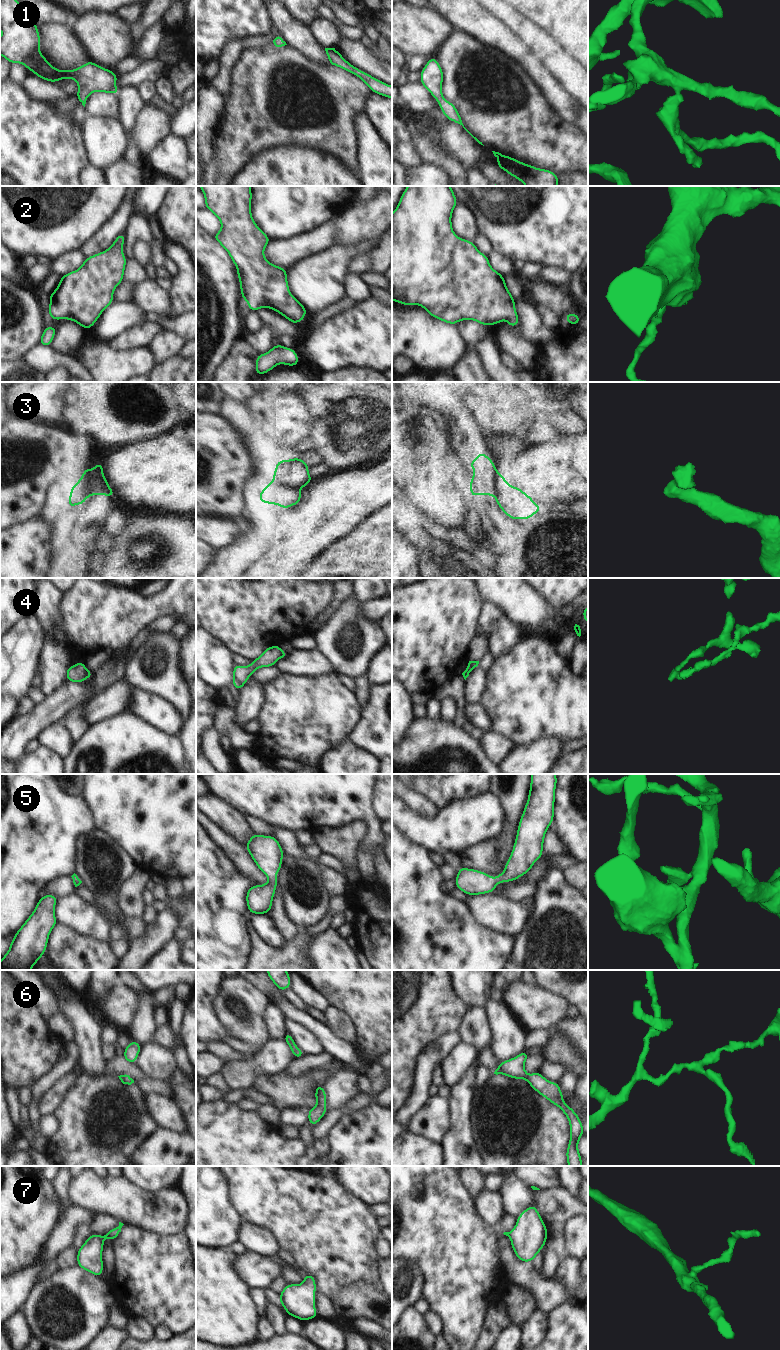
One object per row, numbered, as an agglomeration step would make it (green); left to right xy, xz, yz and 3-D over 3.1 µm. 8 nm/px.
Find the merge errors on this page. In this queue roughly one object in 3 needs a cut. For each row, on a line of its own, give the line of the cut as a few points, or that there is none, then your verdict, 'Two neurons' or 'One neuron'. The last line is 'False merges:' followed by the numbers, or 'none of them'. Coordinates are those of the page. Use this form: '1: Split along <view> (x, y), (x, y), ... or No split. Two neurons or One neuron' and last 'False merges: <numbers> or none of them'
1: No split. One neuron
2: No split. One neuron
3: Split along xy (77, 482), (86, 486), (88, 488), (84, 492), (90, 495). Two neurons
4: Split along yz (467, 667), (463, 673), (465, 678). Two neurons
5: No split. One neuron
6: No split. One neuron
7: No split. One neuron
False merges: 3, 4.

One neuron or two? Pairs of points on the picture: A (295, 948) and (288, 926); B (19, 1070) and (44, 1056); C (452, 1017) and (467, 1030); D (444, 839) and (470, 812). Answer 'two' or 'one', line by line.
A: two
B: one
C: two
D: one

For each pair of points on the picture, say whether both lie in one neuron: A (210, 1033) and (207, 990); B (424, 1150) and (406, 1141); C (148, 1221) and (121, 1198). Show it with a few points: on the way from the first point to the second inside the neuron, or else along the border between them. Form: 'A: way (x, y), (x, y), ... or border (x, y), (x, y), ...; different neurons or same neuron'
A: way (207, 1022), (207, 1001); same neuron
B: way (420, 1150), (415, 1150), (410, 1145); same neuron
C: way (141, 1214), (132, 1205), (128, 1204); same neuron

